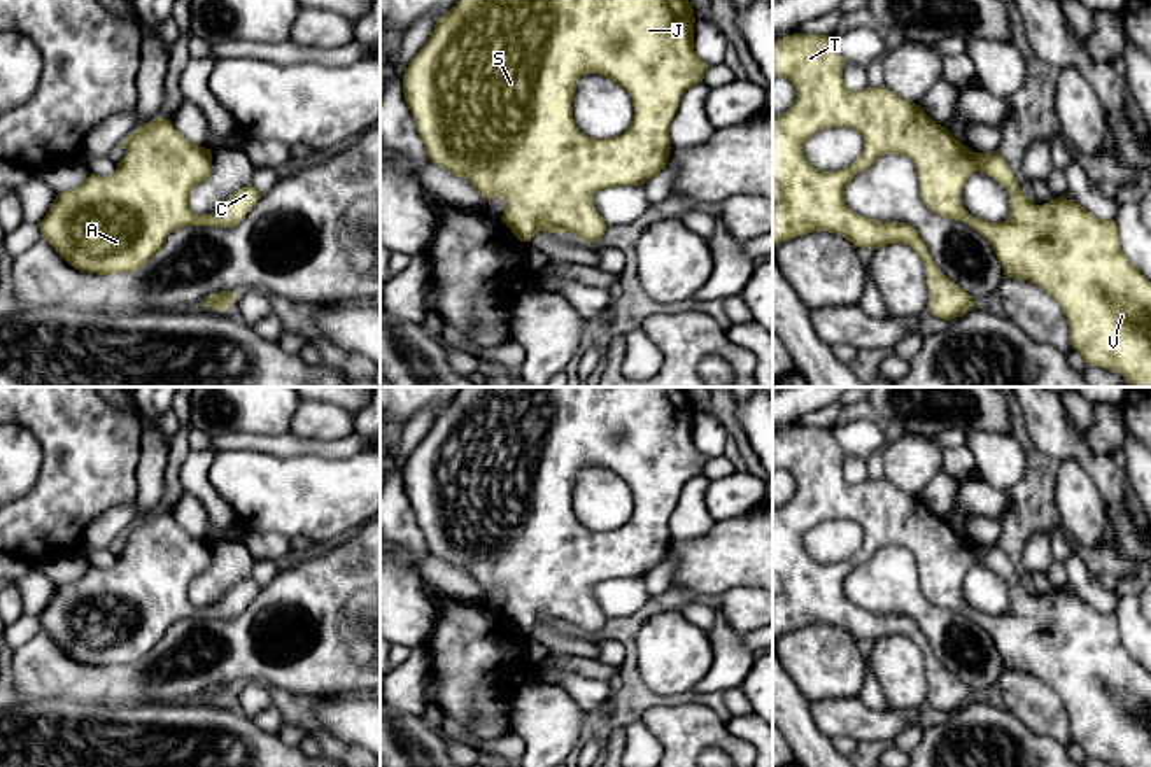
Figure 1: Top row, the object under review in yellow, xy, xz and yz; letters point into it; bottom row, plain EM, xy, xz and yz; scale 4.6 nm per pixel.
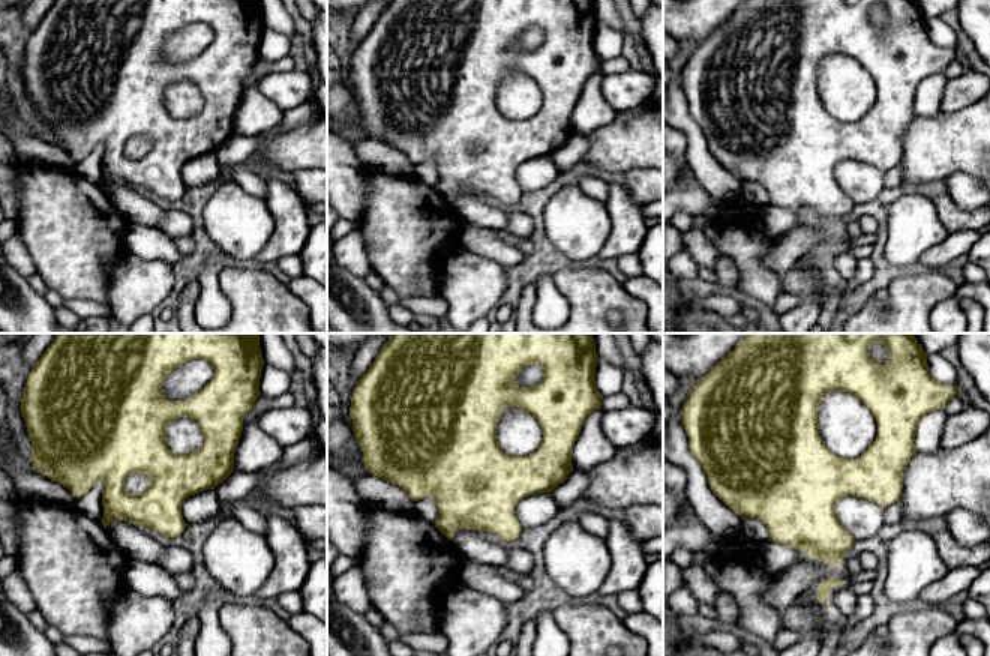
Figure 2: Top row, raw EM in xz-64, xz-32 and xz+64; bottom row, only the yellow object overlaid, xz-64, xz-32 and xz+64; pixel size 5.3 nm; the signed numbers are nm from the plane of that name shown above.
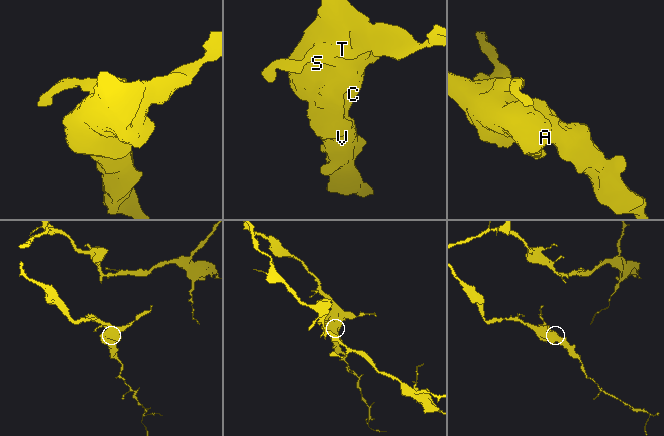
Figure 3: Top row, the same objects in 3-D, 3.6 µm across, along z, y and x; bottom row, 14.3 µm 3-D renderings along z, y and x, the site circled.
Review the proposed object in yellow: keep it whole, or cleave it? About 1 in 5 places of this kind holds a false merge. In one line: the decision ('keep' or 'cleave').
keep

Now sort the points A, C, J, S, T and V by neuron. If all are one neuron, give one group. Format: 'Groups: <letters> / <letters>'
Groups: A C J S T V

